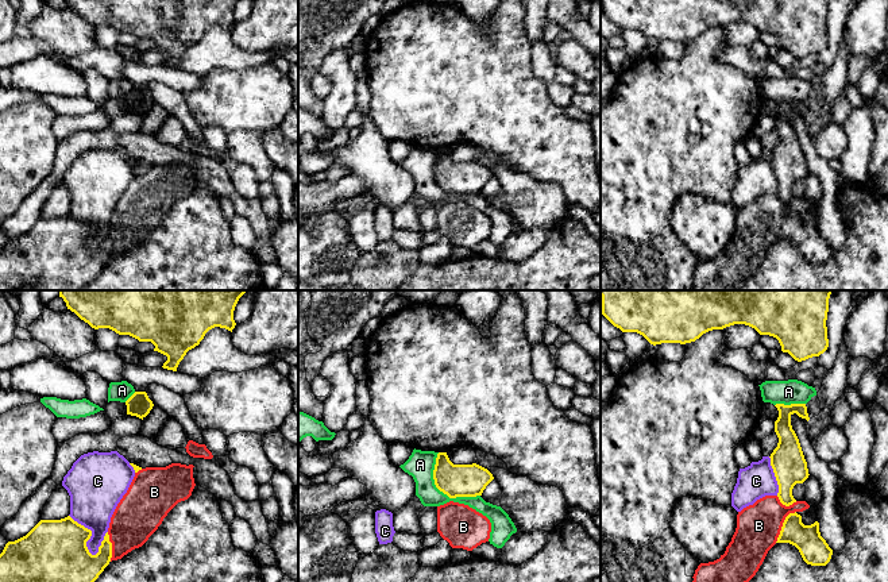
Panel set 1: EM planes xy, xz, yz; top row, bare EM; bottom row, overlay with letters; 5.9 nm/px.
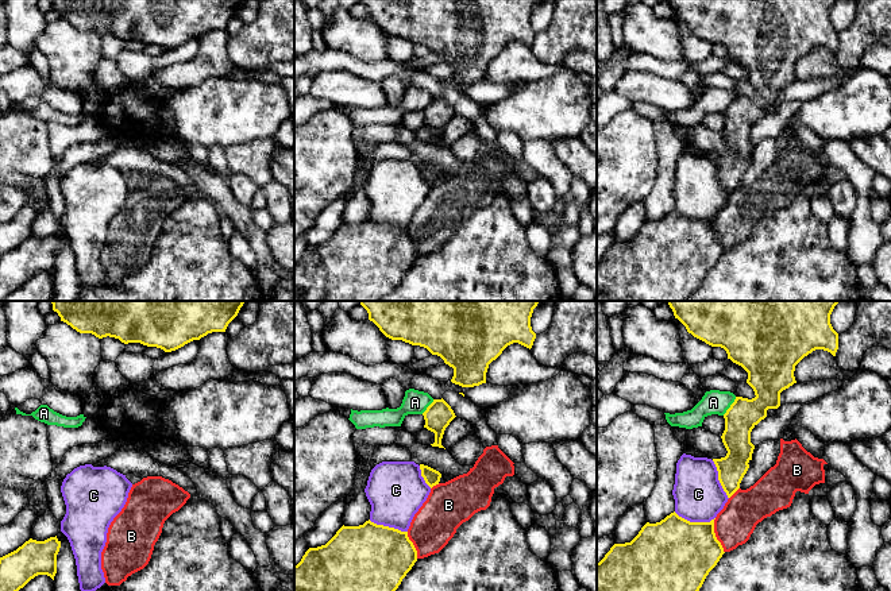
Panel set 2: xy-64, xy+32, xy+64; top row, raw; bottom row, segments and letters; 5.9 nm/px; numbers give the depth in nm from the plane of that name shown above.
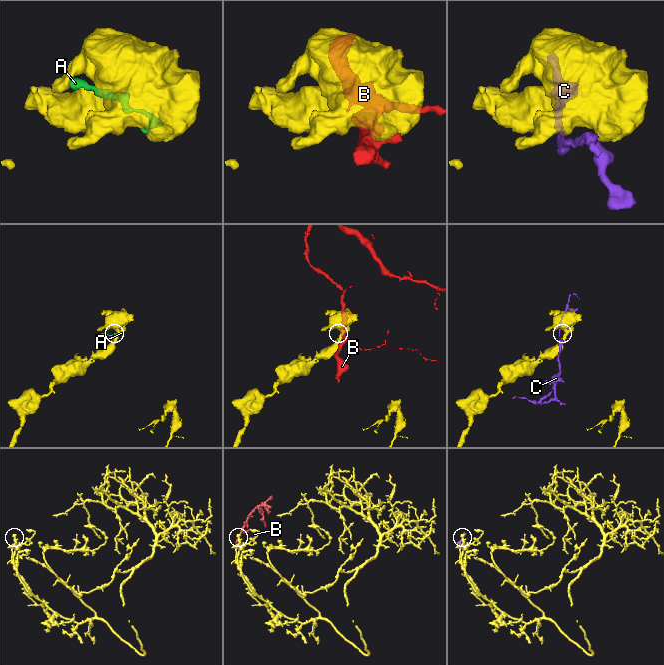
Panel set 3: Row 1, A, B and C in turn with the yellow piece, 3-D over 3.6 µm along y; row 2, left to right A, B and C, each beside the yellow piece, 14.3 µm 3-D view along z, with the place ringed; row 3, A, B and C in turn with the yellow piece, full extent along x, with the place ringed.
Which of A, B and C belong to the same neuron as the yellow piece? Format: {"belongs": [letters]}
{"belongs": []}

